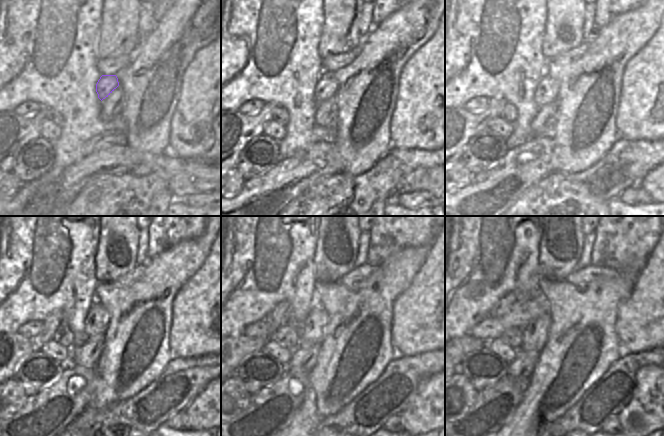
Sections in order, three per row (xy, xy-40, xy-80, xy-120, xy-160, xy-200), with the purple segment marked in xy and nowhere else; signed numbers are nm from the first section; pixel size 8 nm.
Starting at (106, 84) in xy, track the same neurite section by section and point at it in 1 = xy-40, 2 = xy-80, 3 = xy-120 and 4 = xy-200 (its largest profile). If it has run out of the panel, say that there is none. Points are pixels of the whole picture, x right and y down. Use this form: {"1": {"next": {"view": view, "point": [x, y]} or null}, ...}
{"1": {"next": {"view": "xy-40", "point": [327, 86]}}, "2": {"next": {"view": "xy-80", "point": [547, 90]}}, "3": {"next": {"view": "xy-120", "point": [97, 319]}}, "4": {"next": {"view": "xy-200", "point": [534, 337]}}}

